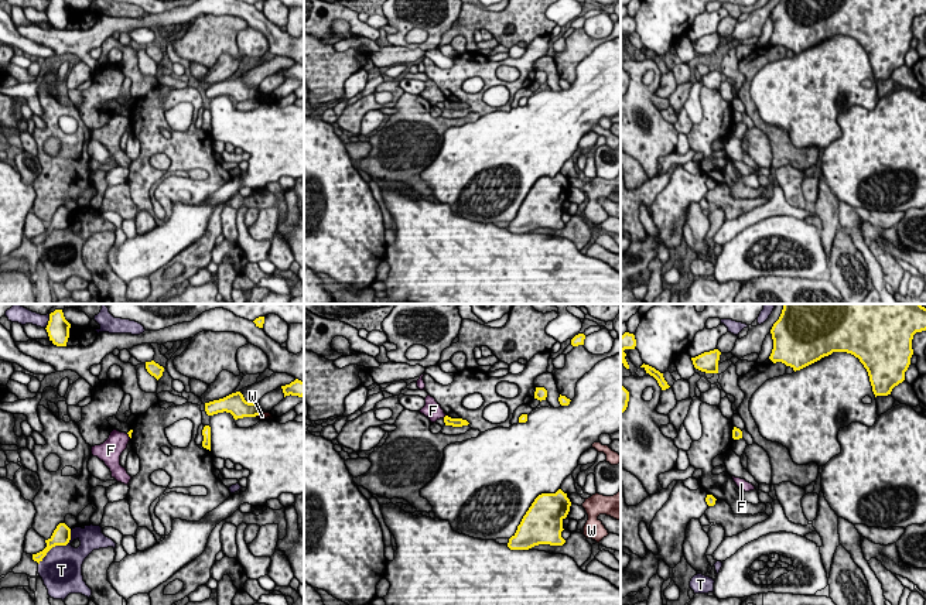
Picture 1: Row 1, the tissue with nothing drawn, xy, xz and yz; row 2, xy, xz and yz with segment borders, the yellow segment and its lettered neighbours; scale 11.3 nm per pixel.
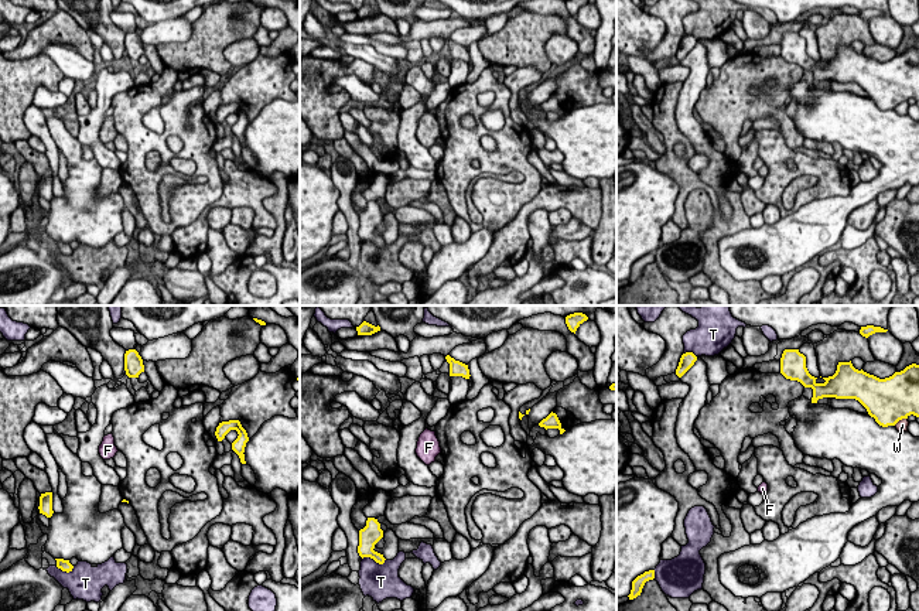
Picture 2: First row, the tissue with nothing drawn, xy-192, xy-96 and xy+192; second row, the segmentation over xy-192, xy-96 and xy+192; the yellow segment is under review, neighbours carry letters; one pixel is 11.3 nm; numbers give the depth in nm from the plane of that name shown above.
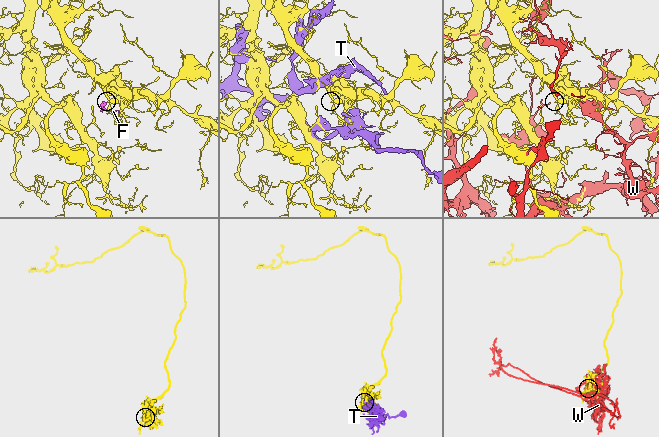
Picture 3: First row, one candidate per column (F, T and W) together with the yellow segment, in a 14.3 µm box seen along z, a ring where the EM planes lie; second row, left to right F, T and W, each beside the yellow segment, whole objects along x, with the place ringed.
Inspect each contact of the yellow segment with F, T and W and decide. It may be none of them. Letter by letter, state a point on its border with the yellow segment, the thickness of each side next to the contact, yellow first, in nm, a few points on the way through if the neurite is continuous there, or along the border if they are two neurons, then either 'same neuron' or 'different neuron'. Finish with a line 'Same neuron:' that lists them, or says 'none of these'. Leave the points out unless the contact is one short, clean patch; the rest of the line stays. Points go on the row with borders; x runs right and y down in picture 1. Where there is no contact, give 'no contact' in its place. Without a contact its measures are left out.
F: contact xy (129, 436); calibres 50 and 240 nm; border xy (127, 433), (130, 437); different neuron
T: contact xy (57, 544); calibres 220 and 440 nm; different neuron
W: no contact; different neuron
Same neuron: none of these

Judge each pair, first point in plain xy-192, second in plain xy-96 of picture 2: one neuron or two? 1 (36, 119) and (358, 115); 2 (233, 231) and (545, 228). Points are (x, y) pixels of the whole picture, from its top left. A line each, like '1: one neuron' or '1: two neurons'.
1: two neurons
2: two neurons

